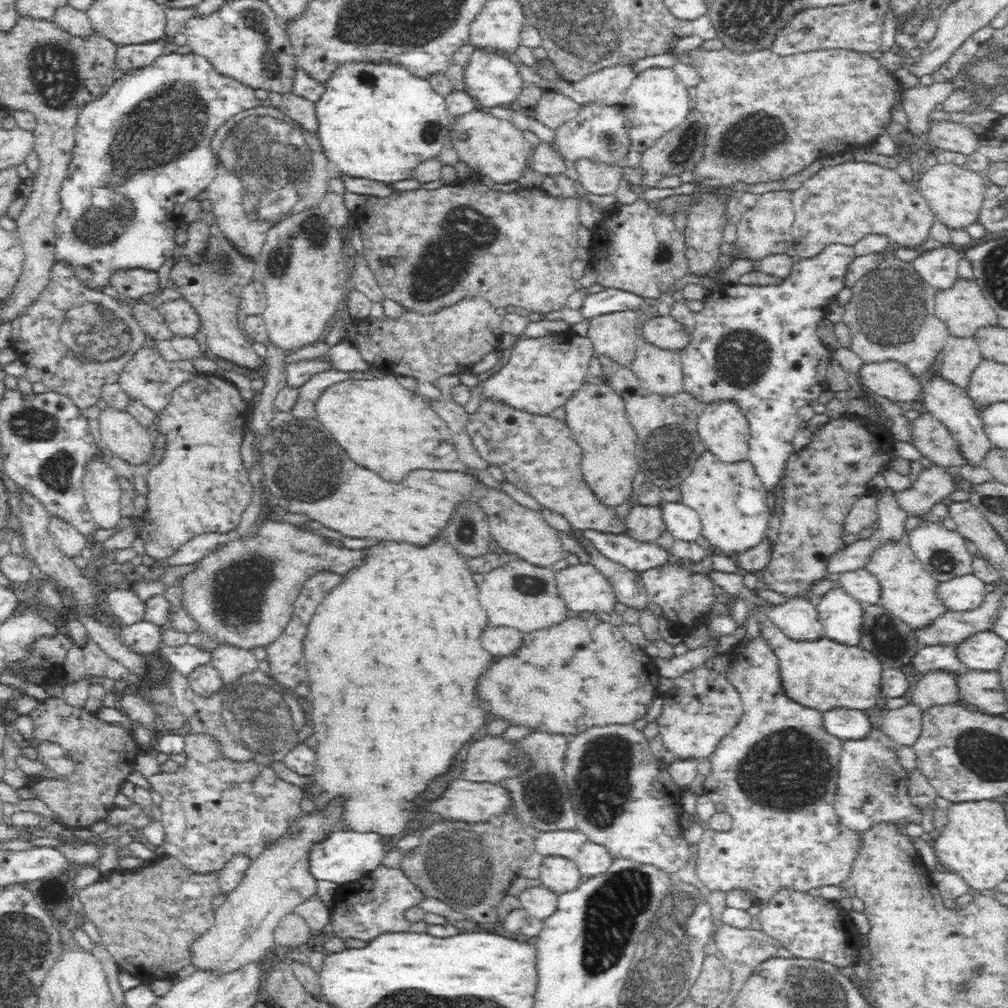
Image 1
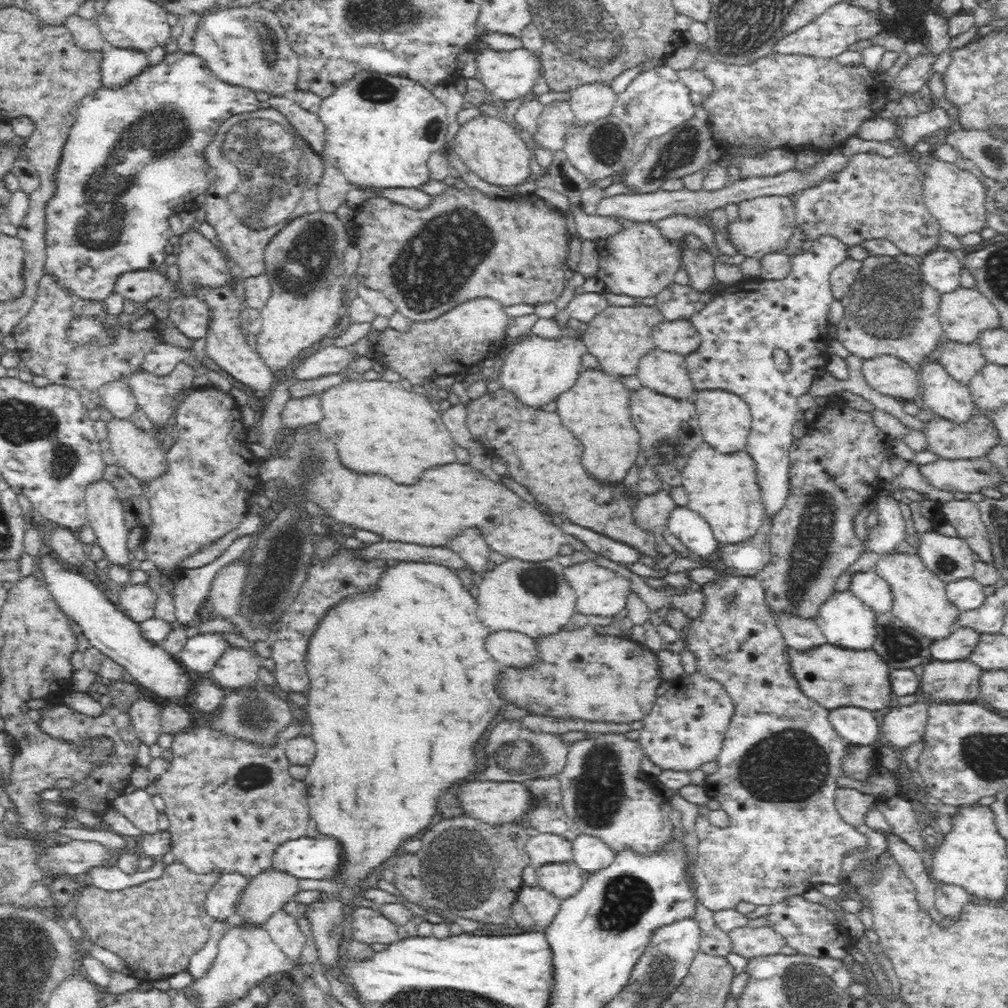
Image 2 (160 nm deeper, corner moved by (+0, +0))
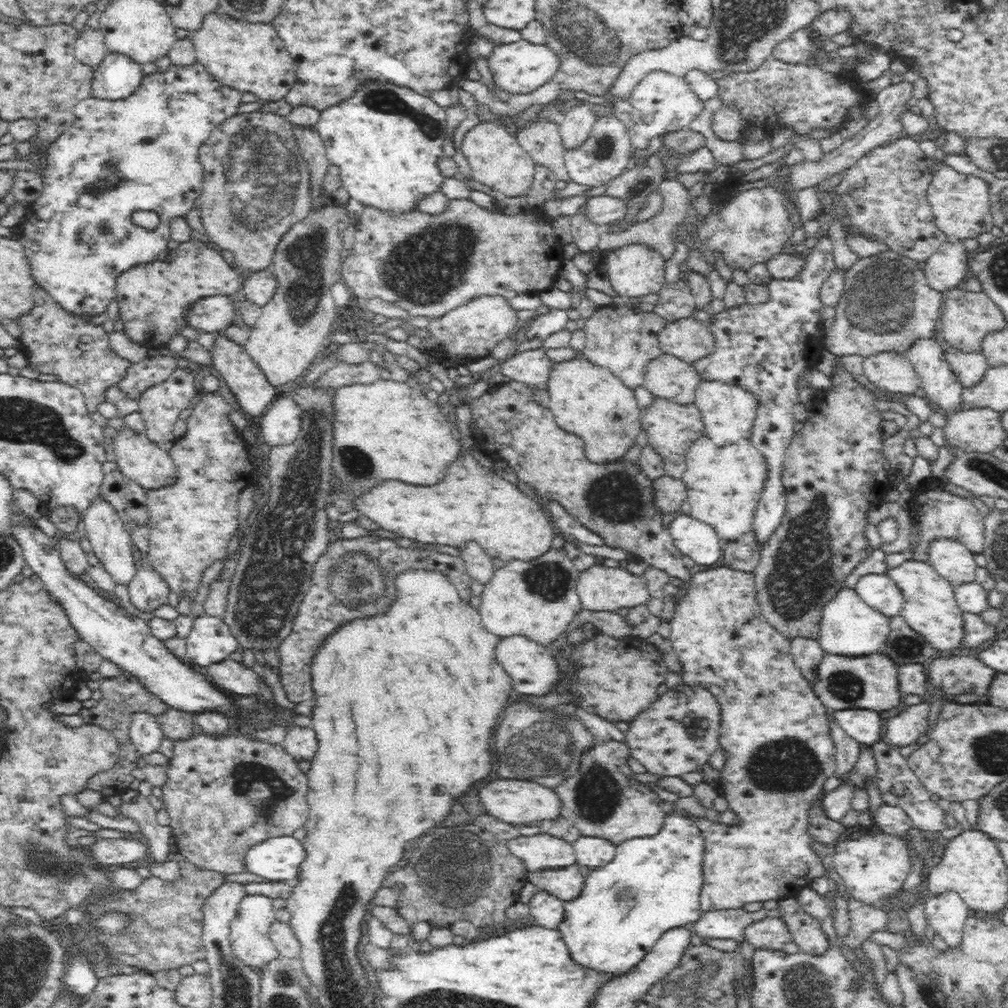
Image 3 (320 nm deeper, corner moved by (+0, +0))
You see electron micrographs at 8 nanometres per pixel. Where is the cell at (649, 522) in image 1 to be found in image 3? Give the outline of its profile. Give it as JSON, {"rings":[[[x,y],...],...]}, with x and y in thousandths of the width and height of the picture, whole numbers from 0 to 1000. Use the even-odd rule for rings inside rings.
{"rings":[[[661,470],[657,474],[651,474],[646,483],[648,499],[656,512],[674,507],[676,500],[682,496],[679,479]]]}

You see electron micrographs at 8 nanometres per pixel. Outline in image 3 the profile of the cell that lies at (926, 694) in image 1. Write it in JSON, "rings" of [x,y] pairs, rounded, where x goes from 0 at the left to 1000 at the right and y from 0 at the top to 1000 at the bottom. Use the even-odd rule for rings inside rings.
{"rings":[[[964,650],[928,652],[921,657],[918,668],[921,682],[933,685],[936,690],[968,688],[979,692],[982,678],[989,669]]]}

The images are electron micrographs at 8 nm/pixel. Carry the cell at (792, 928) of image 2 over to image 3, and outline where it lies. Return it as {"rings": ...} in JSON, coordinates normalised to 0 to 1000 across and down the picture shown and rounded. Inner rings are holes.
{"rings":[[[789,890],[772,894],[773,913],[784,926],[794,944],[813,948],[823,942],[823,930],[815,914],[804,907]]]}

